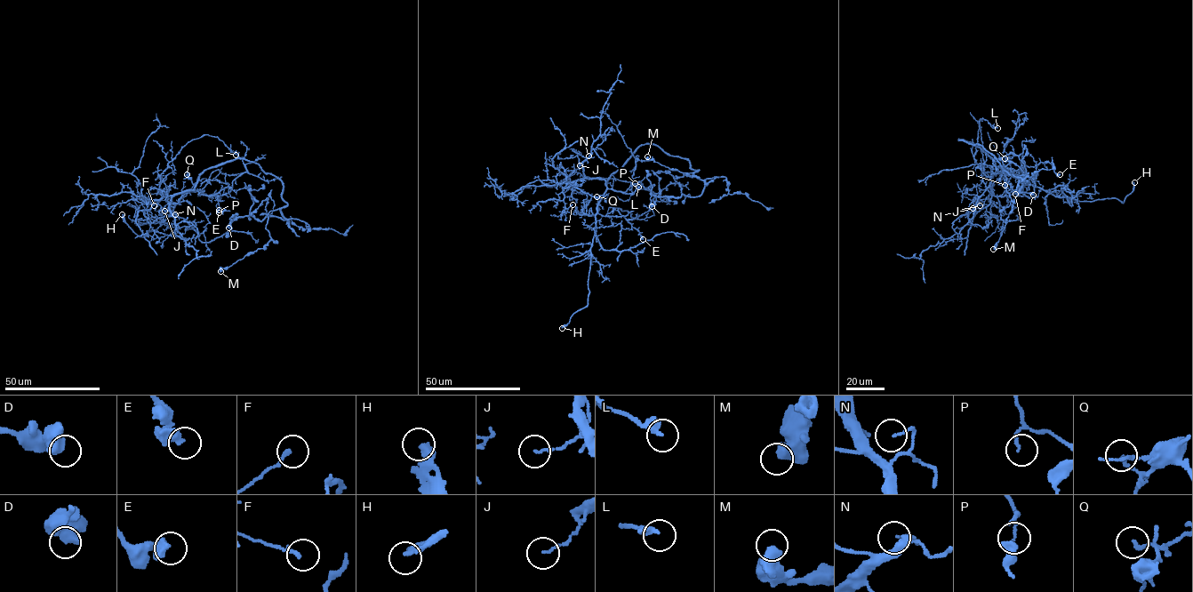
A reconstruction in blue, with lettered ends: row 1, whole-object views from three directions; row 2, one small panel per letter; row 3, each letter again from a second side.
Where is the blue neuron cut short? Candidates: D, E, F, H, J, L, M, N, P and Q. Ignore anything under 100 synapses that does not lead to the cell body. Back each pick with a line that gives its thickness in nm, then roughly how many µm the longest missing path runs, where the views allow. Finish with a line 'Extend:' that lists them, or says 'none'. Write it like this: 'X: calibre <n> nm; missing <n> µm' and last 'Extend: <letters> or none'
H: calibre 360 nm; missing 20 µm
Extend: H

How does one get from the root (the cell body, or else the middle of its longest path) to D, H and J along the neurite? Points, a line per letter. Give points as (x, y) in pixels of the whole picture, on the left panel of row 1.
D: (232, 160), (256, 163), (278, 178), (287, 204), (280, 210), (288, 220), (246, 215), (228, 228)
H: (232, 160), (205, 170), (194, 190), (185, 194), (156, 229), (146, 236), (139, 236), (130, 228), (122, 214)
J: (232, 160), (205, 170), (194, 189), (176, 193), (171, 199), (168, 210), (164, 211)

